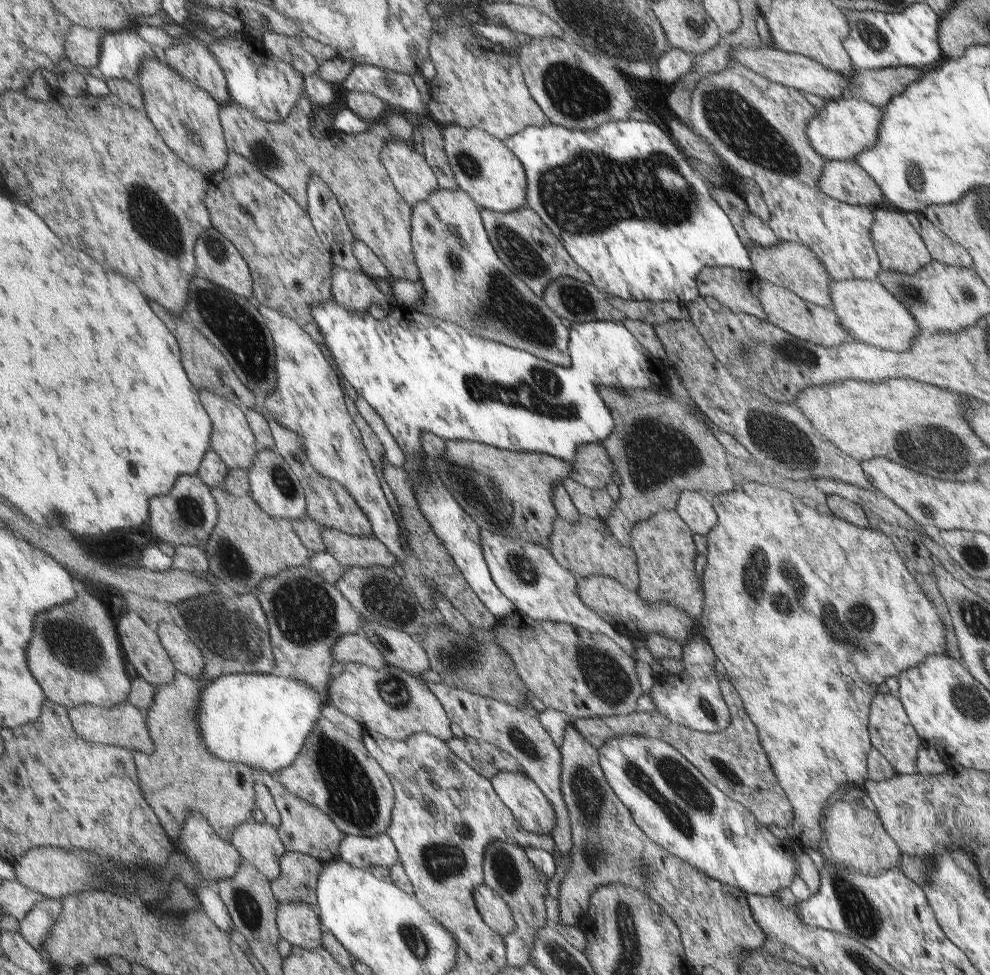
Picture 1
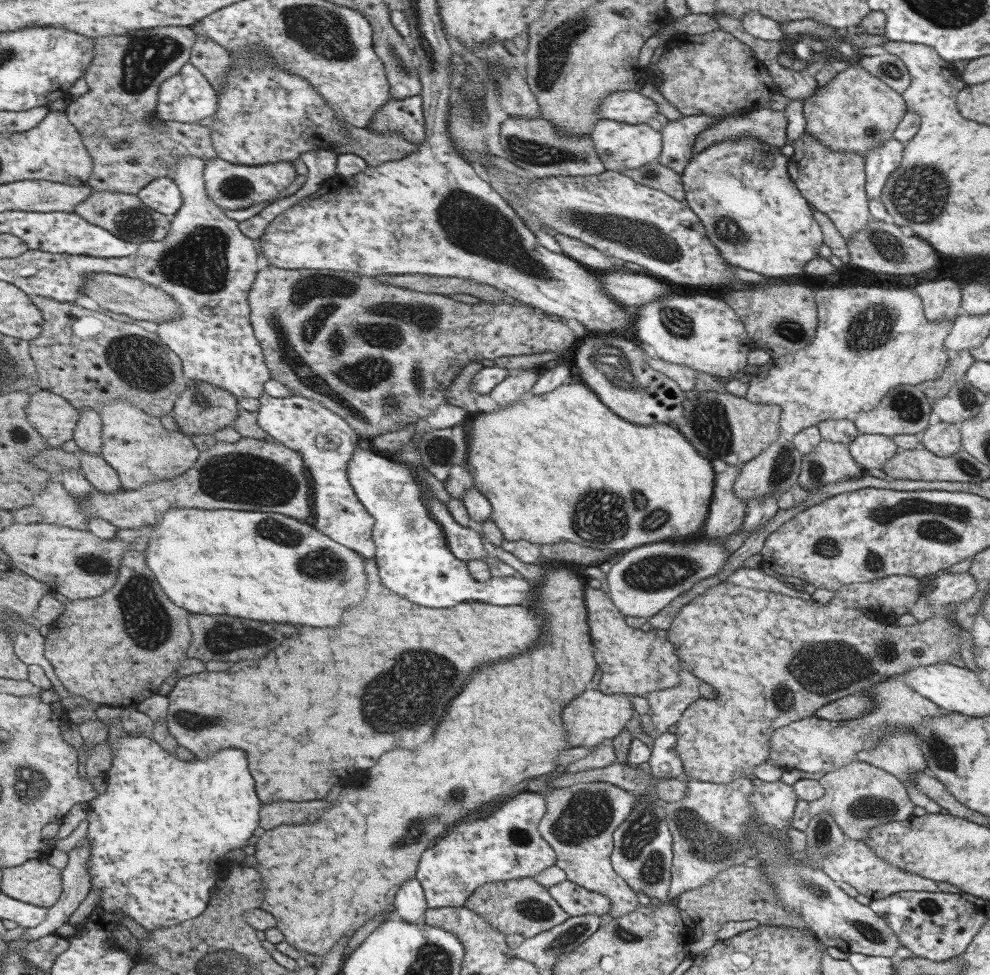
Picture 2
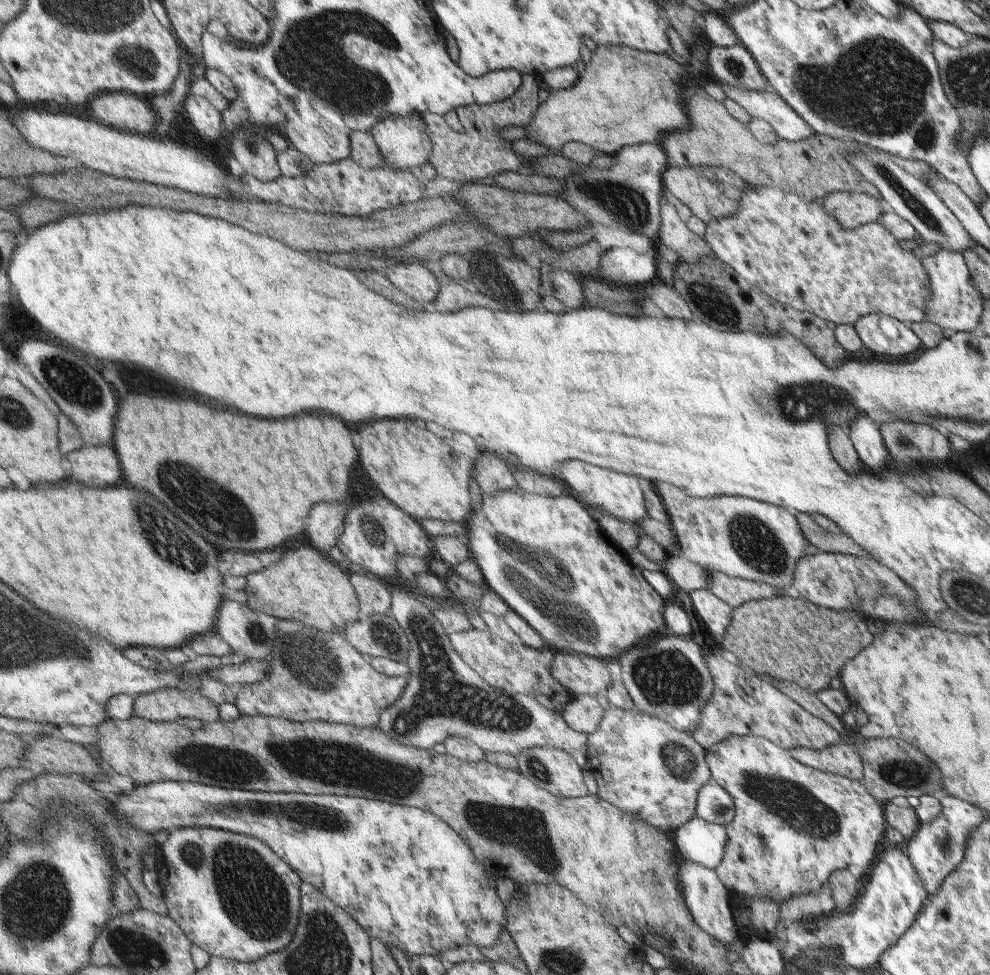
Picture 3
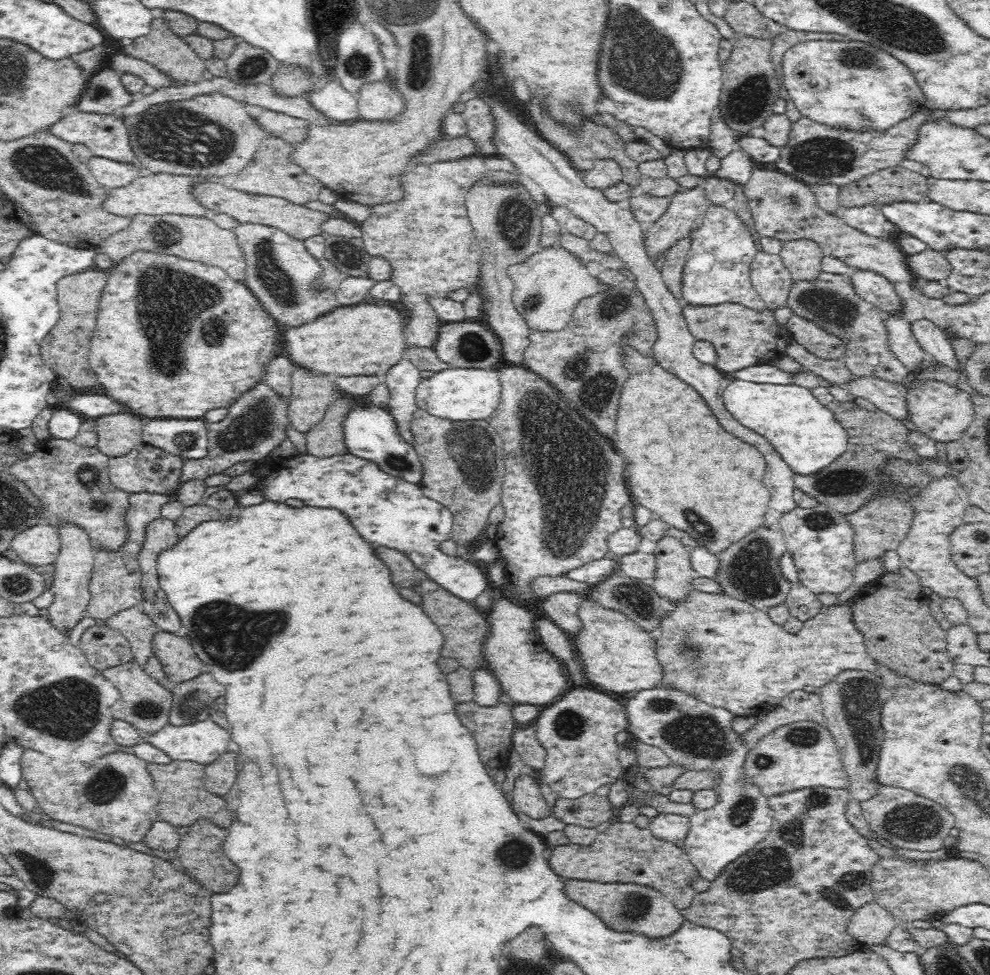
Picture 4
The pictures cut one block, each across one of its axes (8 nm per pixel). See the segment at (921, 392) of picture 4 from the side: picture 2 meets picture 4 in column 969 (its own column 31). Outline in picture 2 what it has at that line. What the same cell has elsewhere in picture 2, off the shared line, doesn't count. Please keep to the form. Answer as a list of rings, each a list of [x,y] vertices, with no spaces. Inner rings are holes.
[[[39,390],[31,394],[25,412],[29,416],[29,422],[39,430],[51,448],[73,446],[81,412],[63,396],[49,390]]]

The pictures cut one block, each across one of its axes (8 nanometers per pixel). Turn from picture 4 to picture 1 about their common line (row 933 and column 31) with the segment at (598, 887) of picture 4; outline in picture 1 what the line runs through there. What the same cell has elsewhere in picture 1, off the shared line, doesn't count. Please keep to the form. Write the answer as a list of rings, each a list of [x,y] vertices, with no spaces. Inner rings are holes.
[[[85,586],[79,588],[79,596],[75,602],[69,602],[65,606],[51,608],[35,618],[35,634],[31,638],[31,644],[27,648],[27,664],[31,666],[31,672],[47,692],[47,698],[63,704],[67,708],[79,706],[83,702],[91,702],[93,706],[117,706],[127,704],[133,690],[133,680],[127,676],[125,670],[125,658],[121,652],[121,636],[119,628],[115,626],[109,610],[87,592]]]

